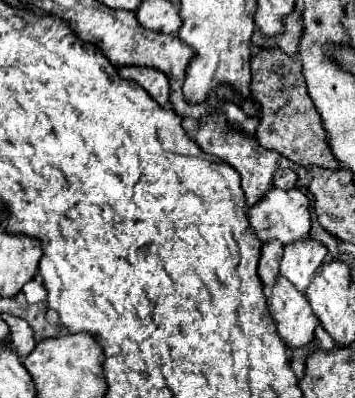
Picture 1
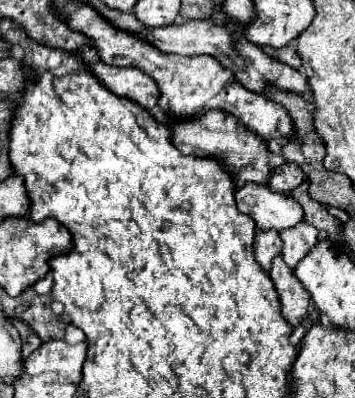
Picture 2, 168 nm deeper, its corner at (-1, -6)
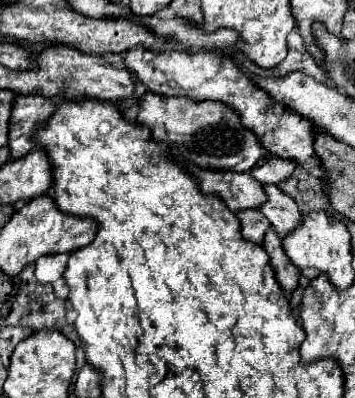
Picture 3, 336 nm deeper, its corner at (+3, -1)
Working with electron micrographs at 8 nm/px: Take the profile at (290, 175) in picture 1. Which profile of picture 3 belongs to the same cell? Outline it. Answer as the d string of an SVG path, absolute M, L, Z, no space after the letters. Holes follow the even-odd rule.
M271 154L259 166L255 166L255 170L251 170L251 176L255 176L257 182L261 182L263 186L265 184L279 184L293 174L295 166L297 166L297 162Z

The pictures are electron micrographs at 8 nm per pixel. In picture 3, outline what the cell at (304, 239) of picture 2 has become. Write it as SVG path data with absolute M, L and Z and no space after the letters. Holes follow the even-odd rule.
M265 186L265 190L267 190L267 196L271 198L271 202L267 202L267 206L263 206L261 212L269 218L277 236L285 238L295 228L299 228L303 214L301 214L299 206L295 204L295 200L287 194L281 194L281 190L277 190L277 186Z

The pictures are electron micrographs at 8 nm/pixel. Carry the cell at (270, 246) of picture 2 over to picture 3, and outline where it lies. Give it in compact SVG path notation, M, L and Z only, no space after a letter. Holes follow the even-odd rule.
M245 210L243 214L237 214L243 224L243 236L251 242L263 244L265 242L265 232L271 228L271 222L259 214L259 210Z

